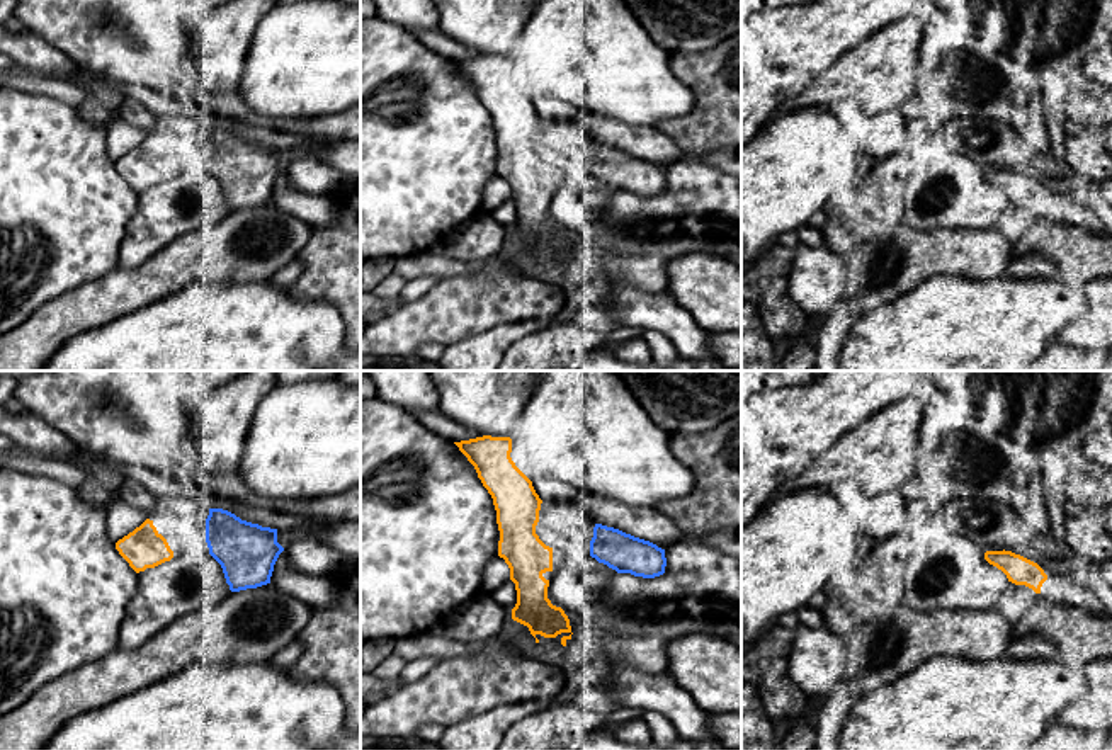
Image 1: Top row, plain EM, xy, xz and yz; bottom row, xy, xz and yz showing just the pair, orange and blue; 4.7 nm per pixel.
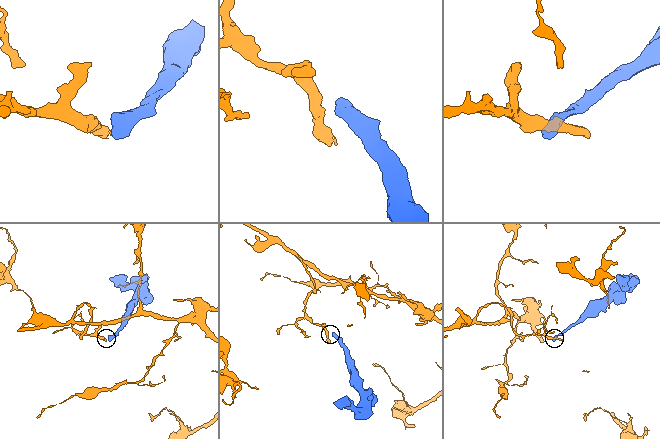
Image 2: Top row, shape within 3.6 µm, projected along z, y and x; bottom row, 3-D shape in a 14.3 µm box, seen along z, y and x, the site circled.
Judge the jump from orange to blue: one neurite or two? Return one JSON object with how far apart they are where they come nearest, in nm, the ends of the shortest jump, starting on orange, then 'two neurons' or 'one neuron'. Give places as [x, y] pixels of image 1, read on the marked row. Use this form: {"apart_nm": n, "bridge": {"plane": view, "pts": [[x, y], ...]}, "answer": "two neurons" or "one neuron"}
{"apart_nm": 170, "bridge": {"plane": "xy", "pts": [[172, 551], [206, 541]]}, "answer": "two neurons"}

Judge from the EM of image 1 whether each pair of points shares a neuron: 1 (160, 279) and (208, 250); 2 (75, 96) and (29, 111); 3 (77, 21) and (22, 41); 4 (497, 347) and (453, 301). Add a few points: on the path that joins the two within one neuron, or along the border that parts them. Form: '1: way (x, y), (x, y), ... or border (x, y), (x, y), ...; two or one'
1: way (172, 269), (196, 255); one
2: border (22, 90), (45, 92), (75, 107); two
3: border (24, 29), (39, 34), (70, 60); two
4: border (521, 322), (497, 323), (446, 347); two

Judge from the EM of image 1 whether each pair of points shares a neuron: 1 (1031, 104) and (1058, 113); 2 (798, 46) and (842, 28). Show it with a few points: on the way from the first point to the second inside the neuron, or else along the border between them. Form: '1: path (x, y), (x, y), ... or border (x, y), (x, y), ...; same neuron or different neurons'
1: border (1043, 102), (1044, 126), (1051, 147); different neurons
2: path (808, 38), (832, 28); same neuron

